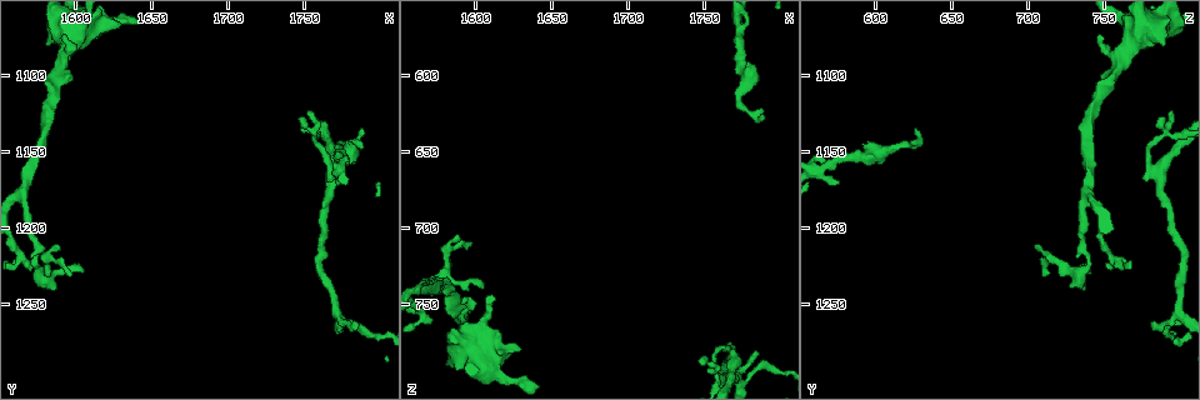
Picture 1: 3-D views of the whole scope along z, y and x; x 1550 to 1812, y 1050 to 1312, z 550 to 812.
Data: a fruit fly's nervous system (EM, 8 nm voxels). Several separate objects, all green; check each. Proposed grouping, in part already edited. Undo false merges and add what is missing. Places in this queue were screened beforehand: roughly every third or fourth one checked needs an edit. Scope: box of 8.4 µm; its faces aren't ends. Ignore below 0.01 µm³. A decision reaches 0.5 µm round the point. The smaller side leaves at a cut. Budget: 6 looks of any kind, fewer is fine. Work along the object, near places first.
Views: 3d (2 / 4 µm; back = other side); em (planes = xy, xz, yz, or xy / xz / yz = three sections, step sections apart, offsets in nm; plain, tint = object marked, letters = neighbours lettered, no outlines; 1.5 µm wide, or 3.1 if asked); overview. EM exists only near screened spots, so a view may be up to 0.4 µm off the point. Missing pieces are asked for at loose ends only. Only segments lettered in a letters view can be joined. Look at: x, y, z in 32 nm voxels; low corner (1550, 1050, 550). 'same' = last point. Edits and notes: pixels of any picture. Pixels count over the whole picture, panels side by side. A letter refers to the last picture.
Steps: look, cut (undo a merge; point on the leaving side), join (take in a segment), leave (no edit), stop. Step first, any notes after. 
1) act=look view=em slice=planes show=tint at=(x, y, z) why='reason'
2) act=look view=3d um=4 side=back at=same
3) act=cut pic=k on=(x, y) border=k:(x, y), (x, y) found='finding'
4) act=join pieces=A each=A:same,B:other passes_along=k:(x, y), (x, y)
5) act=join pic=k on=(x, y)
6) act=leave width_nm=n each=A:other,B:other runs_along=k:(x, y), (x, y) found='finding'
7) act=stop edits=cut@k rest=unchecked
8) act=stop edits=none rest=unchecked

act=look view=3d um=2 at=(1772, 1256, 798)

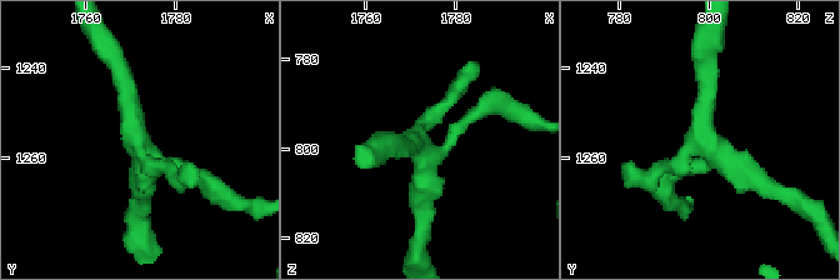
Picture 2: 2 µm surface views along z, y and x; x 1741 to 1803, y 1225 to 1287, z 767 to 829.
act=look view=em slice=planes show=letters at=(1771, 1256, 798)

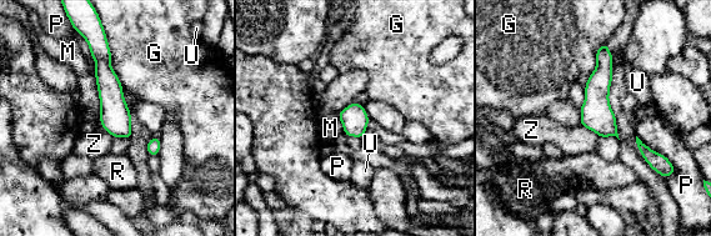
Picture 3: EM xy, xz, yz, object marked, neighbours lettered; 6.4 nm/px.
act=leave width_nm=170 each=G:other,M:other,P:other,R:other,U:other,Z:other runs_along=3:(101, 45), (114, 115), (128, 135) found='continuous, no second cell'

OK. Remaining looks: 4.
act=look view=em um=3.1 slice=planes show=letters at=(1790, 1134, 626) why='tapers out'

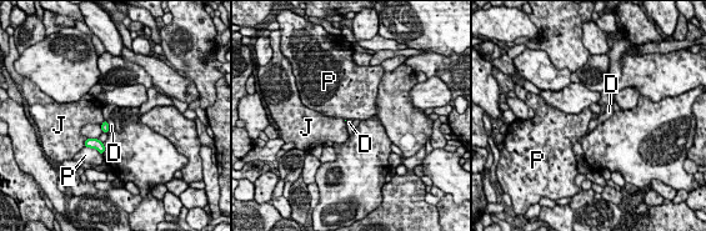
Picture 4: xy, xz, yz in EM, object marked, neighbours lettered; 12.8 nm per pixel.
act=leave each=D:other,J:other,P:other border=4:(105, 120), (109, 131) found='none of them fits'

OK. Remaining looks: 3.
act=look view=em slice=yz step=8 show=tint at=(1606, 1226, 738) why='branch stops here'

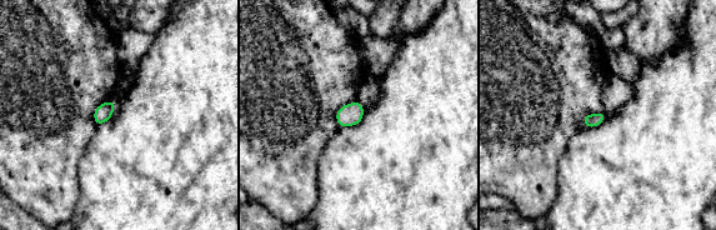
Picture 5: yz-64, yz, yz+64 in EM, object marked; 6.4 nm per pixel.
act=look view=em slice=yz step=8 show=letters at=same why='see the neighbours'

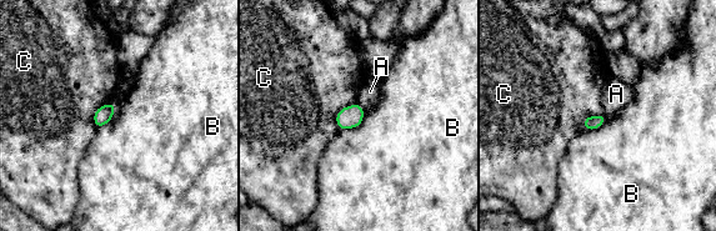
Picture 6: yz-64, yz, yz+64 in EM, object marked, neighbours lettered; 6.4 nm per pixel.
act=leave each=A:other,B:other,C:other border=6:(356, 101), (338, 113), (338, 129) found='no lettered segment goes on from it'

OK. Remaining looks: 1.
act=stop edits=none rest=unchecked

